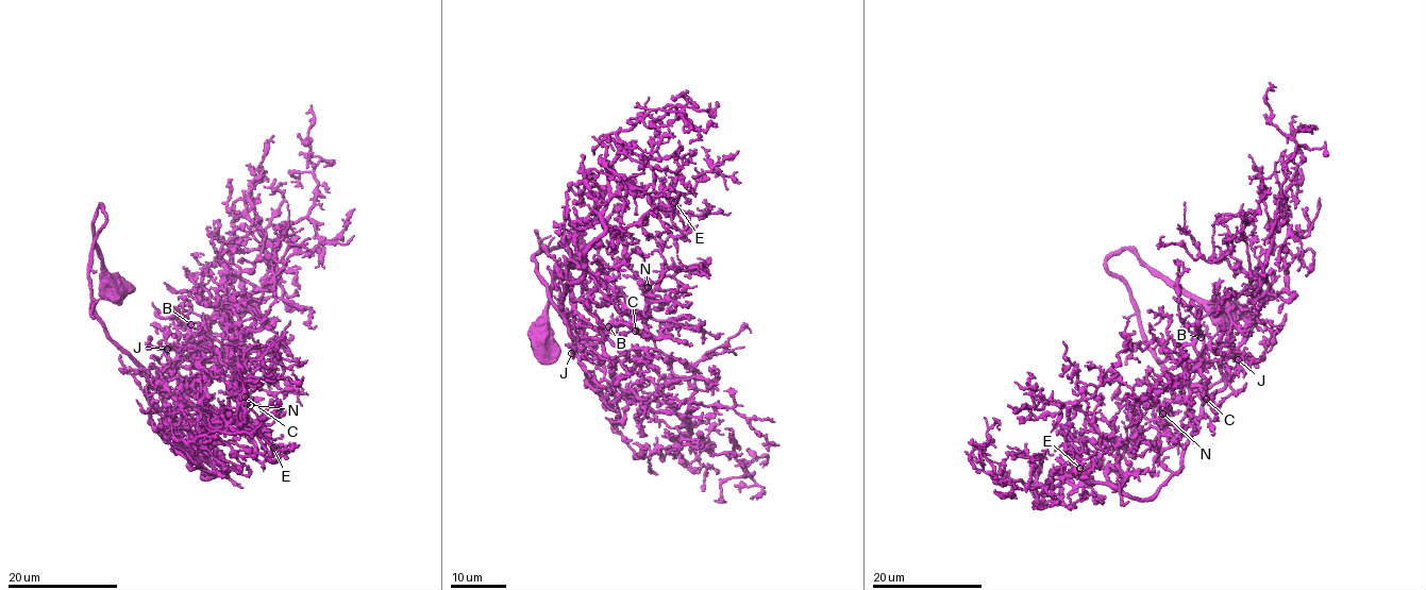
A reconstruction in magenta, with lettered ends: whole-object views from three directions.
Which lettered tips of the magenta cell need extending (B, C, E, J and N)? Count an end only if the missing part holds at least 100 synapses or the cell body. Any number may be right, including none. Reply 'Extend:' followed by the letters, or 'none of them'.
Extend: none of them

